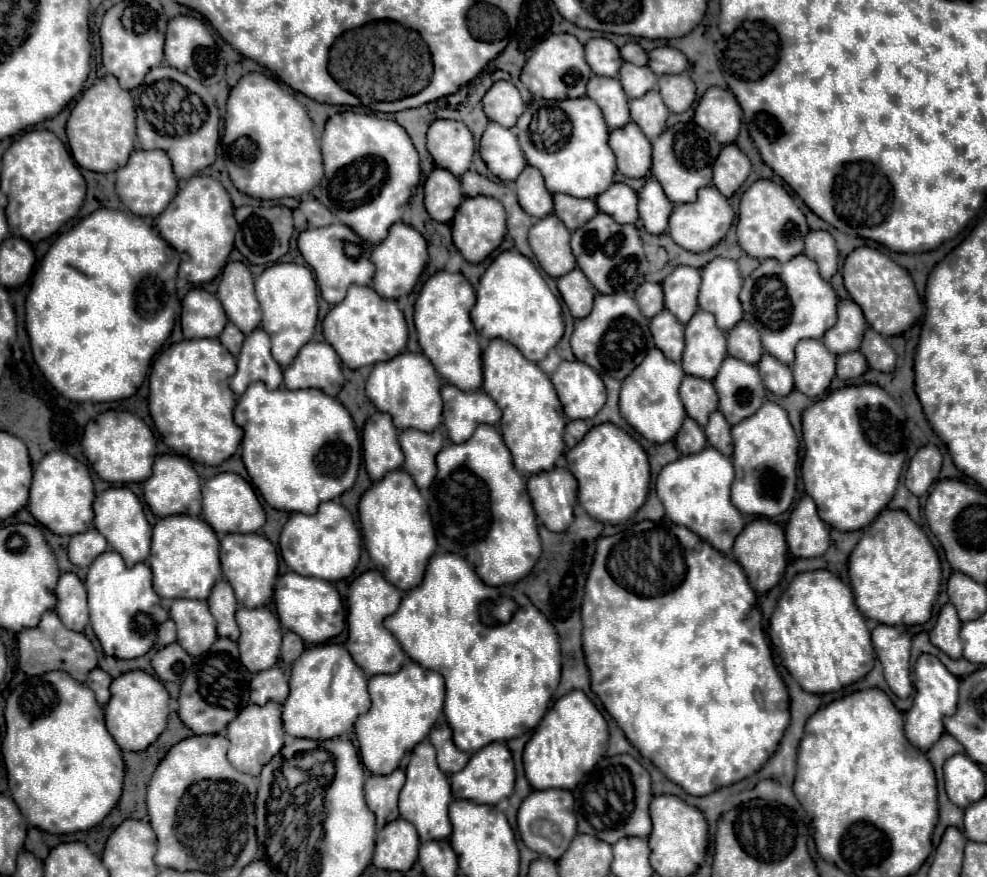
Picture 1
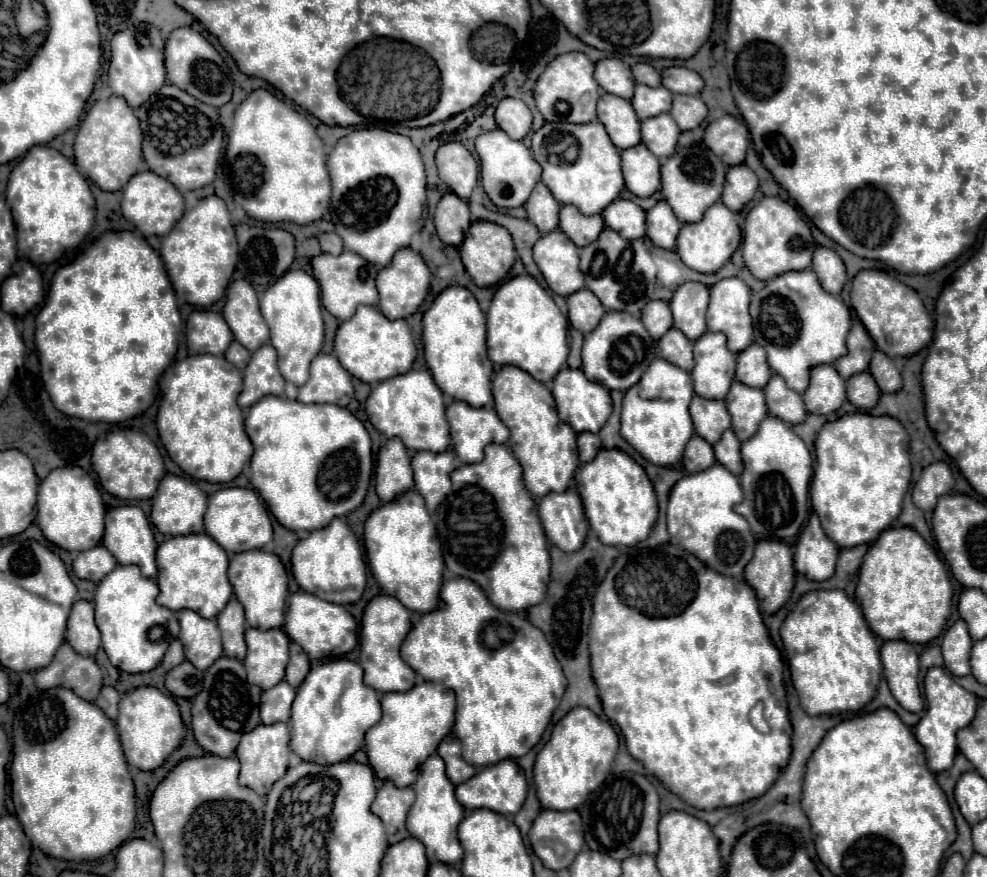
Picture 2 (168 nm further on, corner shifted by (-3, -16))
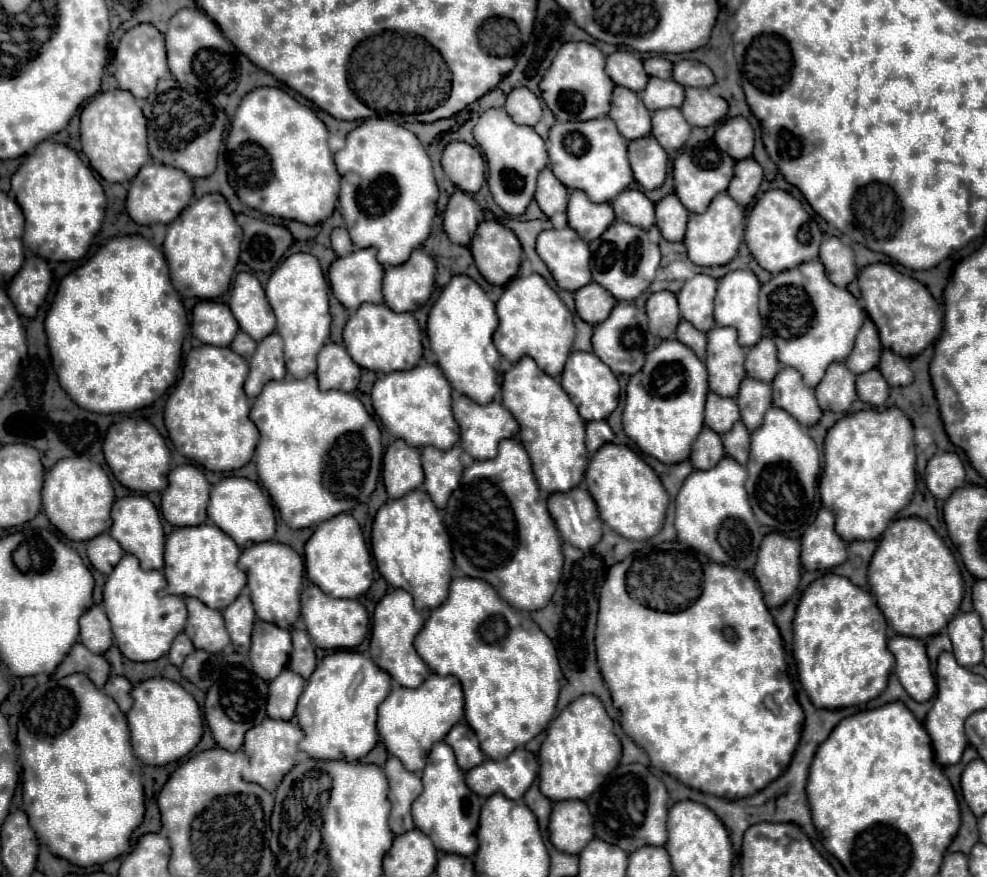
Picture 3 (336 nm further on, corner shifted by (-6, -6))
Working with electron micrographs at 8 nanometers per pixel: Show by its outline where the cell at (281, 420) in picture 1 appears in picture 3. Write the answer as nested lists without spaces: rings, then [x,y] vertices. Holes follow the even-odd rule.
[[[315,374],[303,380],[271,380],[255,400],[251,408],[251,420],[261,432],[255,450],[258,483],[289,528],[299,530],[317,526],[335,514],[351,512],[355,506],[367,502],[375,490],[383,458],[381,432],[377,422],[369,416],[363,402],[355,394],[341,390],[321,392]]]

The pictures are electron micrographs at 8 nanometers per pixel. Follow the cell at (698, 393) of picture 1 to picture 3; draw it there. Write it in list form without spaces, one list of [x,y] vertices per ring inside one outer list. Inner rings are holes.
[[[715,392],[707,394],[705,404],[705,426],[717,434],[727,434],[731,426],[739,420],[739,406],[735,398],[723,398]]]

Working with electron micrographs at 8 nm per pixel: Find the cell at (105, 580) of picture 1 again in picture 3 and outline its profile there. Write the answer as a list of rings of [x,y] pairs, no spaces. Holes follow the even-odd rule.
[[[133,554],[121,558],[103,586],[103,606],[111,622],[115,644],[129,660],[151,662],[165,656],[175,634],[179,634],[187,622],[185,600],[181,596],[161,594],[165,586],[165,576],[159,570],[141,570]]]

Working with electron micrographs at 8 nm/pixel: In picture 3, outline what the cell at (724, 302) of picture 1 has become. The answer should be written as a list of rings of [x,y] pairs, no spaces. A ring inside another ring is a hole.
[[[733,270],[719,280],[715,296],[715,322],[719,326],[733,326],[739,332],[739,344],[745,348],[759,342],[763,326],[759,316],[759,280],[751,270]]]

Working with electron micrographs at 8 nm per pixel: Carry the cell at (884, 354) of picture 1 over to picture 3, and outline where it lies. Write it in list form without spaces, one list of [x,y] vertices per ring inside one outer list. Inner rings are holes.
[[[883,350],[879,370],[889,386],[907,386],[913,382],[913,372],[909,368],[909,360],[901,358],[891,350]]]

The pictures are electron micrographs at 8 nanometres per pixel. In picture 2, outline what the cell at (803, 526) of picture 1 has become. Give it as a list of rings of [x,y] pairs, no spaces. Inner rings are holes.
[[[816,514],[810,516],[794,548],[794,568],[808,580],[828,580],[834,574],[838,546],[828,540]]]

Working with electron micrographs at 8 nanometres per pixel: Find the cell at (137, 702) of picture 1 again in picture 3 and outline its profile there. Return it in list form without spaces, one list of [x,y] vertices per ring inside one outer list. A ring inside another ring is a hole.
[[[149,678],[131,692],[133,708],[127,714],[133,753],[143,764],[165,766],[189,754],[203,736],[203,718],[195,698],[177,682],[167,678]]]

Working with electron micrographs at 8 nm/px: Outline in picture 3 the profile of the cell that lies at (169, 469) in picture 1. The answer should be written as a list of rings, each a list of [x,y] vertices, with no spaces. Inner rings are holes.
[[[177,466],[169,474],[169,486],[161,496],[161,510],[173,526],[199,526],[207,520],[209,482],[197,466]]]

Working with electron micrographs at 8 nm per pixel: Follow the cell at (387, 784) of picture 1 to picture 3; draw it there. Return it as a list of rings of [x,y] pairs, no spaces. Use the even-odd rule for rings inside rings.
[[[389,756],[385,764],[385,774],[389,780],[389,800],[391,800],[391,816],[389,826],[393,834],[405,834],[407,830],[413,830],[413,818],[411,818],[411,804],[413,800],[423,792],[421,776],[415,772],[405,770],[405,766],[399,762],[399,758]]]

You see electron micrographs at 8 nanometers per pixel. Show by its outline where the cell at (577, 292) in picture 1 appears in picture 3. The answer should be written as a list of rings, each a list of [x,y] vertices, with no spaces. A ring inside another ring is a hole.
[[[595,282],[575,292],[575,308],[577,308],[579,318],[583,318],[583,322],[593,324],[593,326],[603,322],[607,314],[611,314],[615,304],[617,304],[617,298]]]

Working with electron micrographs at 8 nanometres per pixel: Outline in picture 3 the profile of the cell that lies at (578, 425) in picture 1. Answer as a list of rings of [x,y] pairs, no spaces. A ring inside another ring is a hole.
[[[601,420],[601,422],[587,422],[585,444],[587,444],[589,454],[595,454],[603,444],[613,442],[613,440],[615,440],[613,430],[609,428],[609,424],[605,420]]]

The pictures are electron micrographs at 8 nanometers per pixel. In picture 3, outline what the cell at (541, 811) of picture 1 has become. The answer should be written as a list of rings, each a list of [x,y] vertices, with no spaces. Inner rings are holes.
[[[581,800],[557,802],[551,812],[549,832],[555,848],[567,854],[579,854],[579,850],[595,836],[587,804]]]

